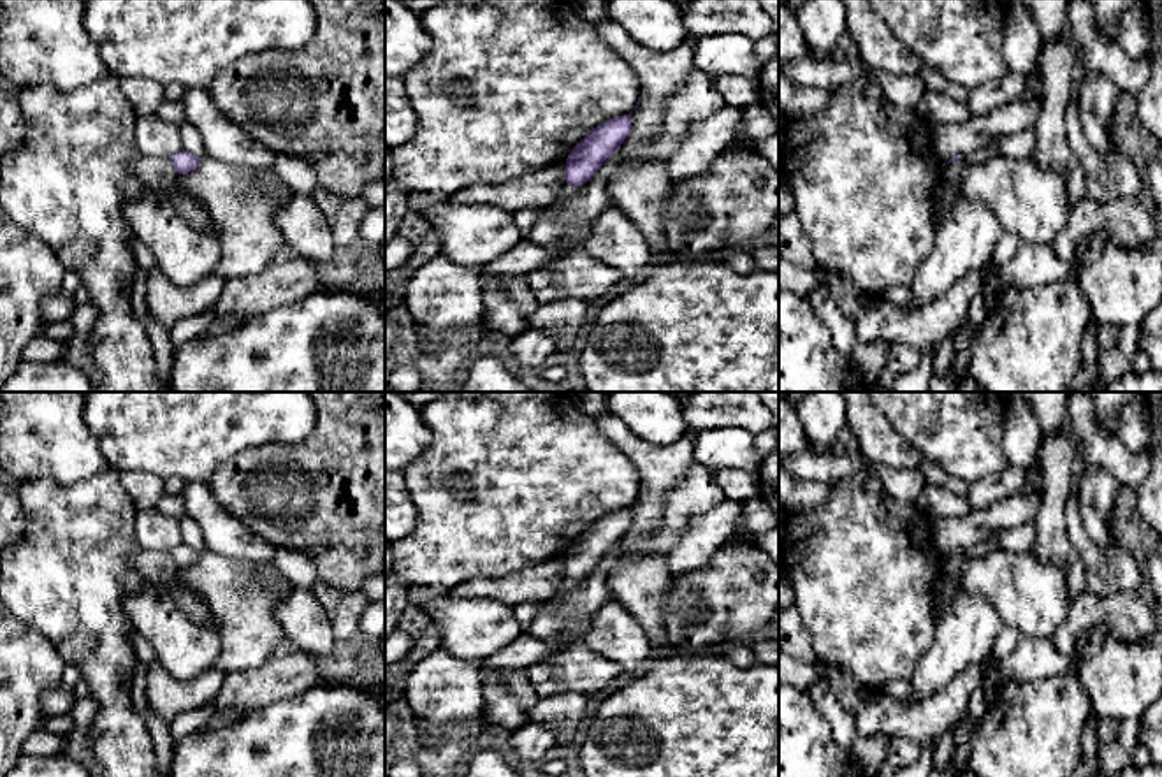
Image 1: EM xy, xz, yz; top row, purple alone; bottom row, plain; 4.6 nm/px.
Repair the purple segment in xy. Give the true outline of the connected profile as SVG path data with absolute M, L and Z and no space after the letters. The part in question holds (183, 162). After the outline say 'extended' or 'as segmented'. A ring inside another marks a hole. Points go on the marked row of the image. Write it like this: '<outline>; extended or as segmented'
M181 149L179 153L176 153L174 156L171 156L171 162L176 169L178 174L186 174L190 171L193 171L199 165L199 160L195 155Z; as segmented

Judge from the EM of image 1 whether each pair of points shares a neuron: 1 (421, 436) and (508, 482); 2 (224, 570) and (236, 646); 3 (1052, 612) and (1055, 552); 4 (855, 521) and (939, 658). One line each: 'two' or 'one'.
1: two
2: one
3: two
4: two

